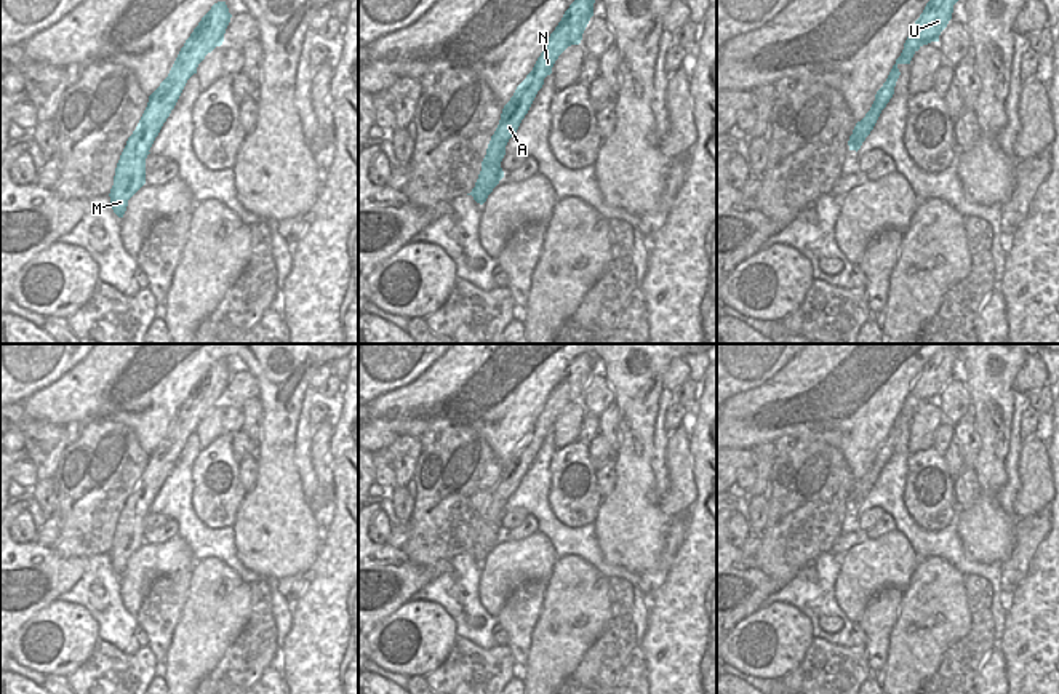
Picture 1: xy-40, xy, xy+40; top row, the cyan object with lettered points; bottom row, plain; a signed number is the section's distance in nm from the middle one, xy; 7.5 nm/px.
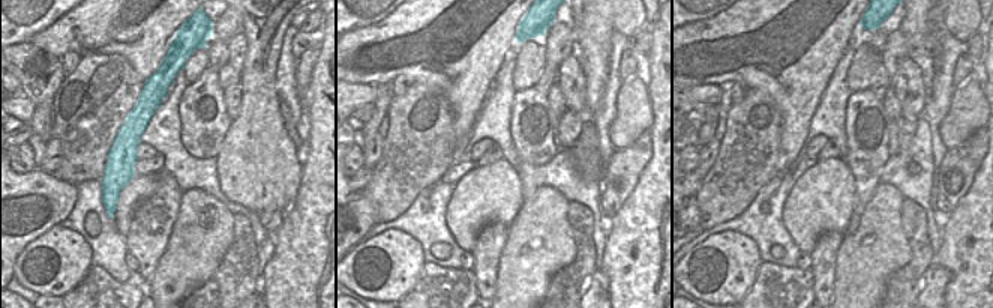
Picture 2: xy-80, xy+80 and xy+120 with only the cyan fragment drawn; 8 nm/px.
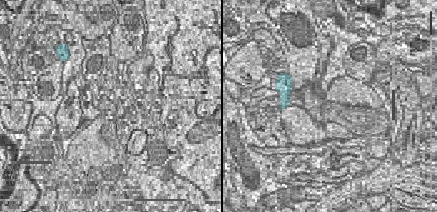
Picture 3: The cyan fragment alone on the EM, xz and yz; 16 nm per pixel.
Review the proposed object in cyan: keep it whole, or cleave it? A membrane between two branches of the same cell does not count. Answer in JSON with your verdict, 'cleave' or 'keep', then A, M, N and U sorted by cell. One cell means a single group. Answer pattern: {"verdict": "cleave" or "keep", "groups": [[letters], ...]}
{"verdict": "keep", "groups": [["A", "M", "N", "U"]]}

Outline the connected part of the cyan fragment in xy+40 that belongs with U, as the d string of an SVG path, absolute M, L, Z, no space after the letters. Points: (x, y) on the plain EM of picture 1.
M944 347L937 350L925 365L920 376L915 379L901 414L896 417L886 440L877 449L875 459L865 475L856 481L853 493L849 494L849 509L859 509L865 496L873 488L881 469L886 465L894 453L896 440L901 433L897 424L910 422L913 413L931 400L939 400L941 390L947 385L952 377L953 363L958 360L955 347Z

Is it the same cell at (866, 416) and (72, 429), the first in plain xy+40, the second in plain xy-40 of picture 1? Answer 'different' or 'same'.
different

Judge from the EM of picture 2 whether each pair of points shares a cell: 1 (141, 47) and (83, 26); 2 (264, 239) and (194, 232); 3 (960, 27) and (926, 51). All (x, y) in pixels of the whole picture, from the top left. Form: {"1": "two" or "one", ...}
{"1": "one", "2": "two", "3": "two"}

